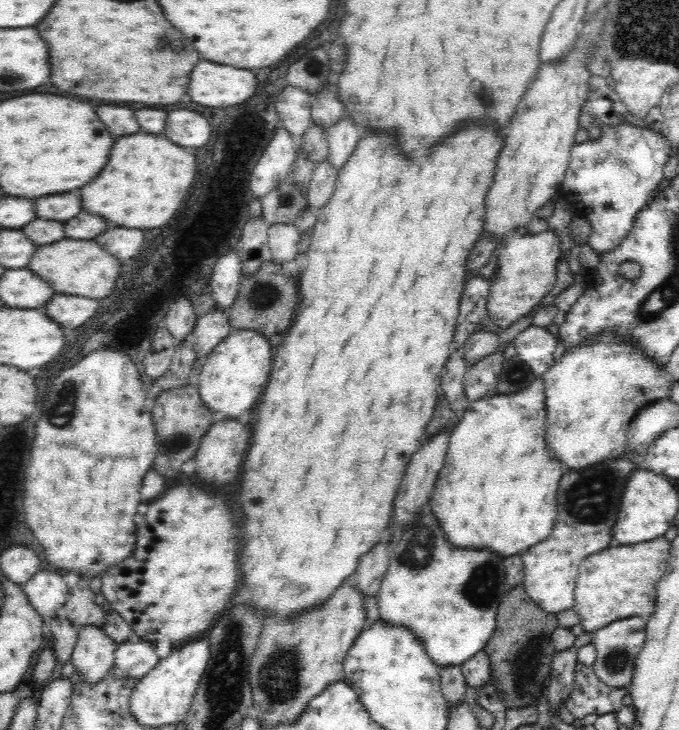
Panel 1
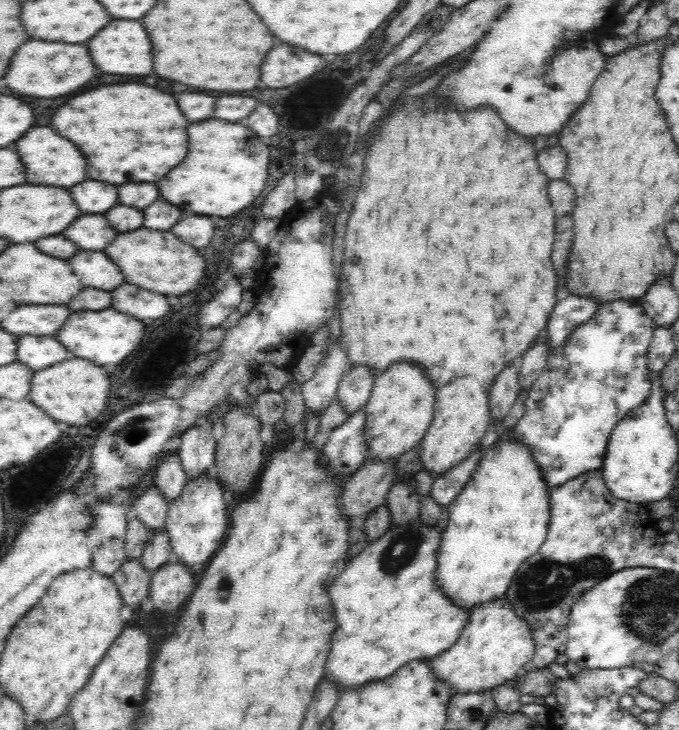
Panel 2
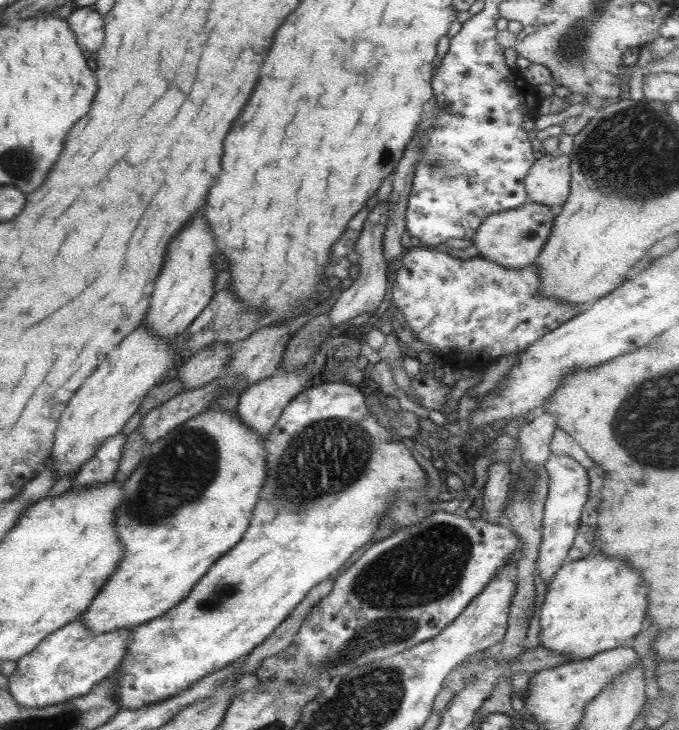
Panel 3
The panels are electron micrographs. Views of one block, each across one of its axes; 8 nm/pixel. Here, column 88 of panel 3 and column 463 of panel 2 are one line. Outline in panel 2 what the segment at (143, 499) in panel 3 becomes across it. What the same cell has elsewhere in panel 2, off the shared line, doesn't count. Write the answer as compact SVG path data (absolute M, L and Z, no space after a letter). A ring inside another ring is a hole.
M419 514L414 519L392 525L378 540L368 542L368 546L346 564L346 570L328 588L336 610L336 630L326 662L326 678L342 690L386 678L410 660L429 660L450 648L469 621L470 609L452 603L434 582L437 577L437 550L442 544L444 531L430 527L430 524L424 525Z

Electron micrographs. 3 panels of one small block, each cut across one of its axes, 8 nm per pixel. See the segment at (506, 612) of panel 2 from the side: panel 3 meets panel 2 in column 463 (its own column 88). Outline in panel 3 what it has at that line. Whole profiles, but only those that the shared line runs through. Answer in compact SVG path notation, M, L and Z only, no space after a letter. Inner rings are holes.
M81 615L65 626L50 632L31 650L15 661L17 667L7 677L11 698L25 708L45 708L75 696L87 694L97 683L110 676L124 660L127 641L132 636L128 629L93 634L81 622Z

